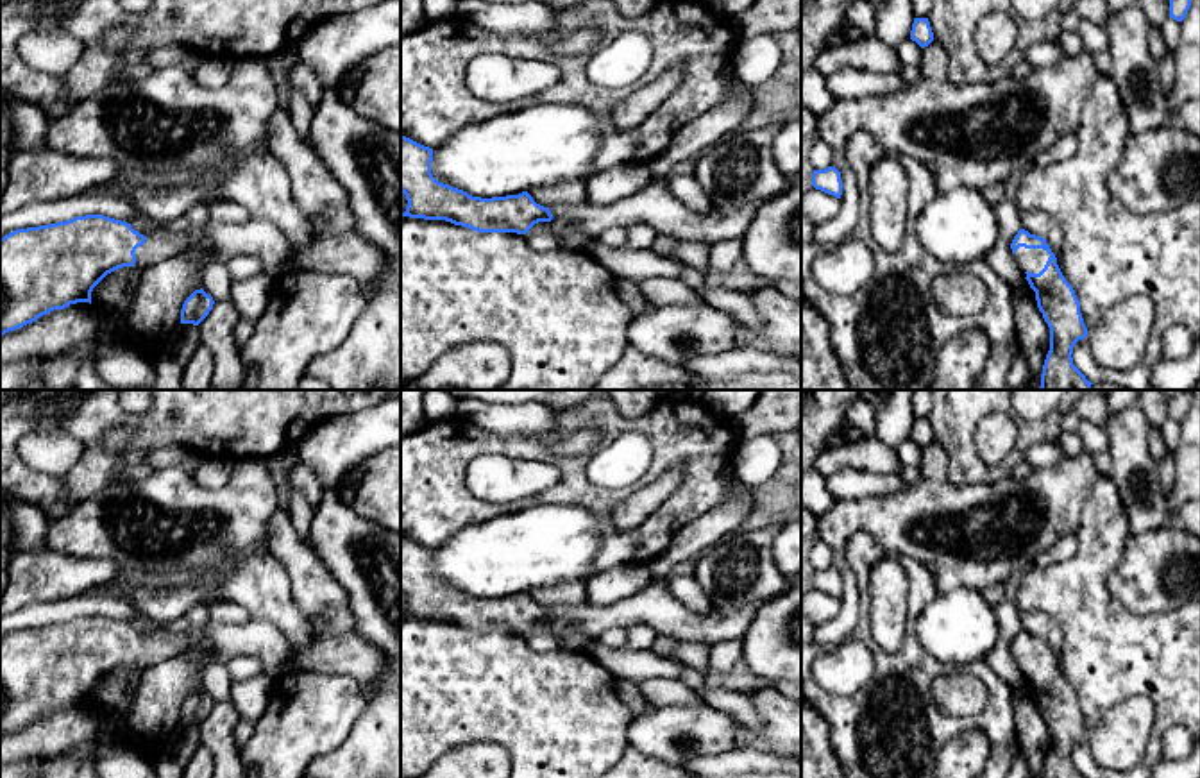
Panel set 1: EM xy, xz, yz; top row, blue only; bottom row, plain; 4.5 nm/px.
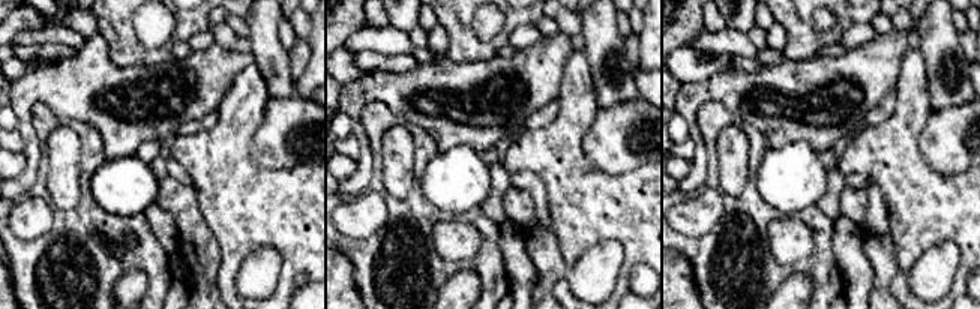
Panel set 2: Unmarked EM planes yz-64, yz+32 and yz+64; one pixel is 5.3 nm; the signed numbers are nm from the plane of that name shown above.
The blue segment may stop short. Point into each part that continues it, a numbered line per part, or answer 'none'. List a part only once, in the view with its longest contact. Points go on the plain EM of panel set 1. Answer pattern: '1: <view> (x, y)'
1: yz (1029, 660)

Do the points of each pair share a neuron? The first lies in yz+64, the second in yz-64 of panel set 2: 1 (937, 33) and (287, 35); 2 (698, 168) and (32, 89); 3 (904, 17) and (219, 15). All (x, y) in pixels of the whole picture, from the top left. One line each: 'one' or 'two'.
1: two
2: one
3: two

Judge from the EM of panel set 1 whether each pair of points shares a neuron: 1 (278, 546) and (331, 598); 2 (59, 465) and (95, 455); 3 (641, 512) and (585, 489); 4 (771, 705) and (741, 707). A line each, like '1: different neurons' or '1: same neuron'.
1: same neuron
2: different neurons
3: different neurons
4: different neurons

